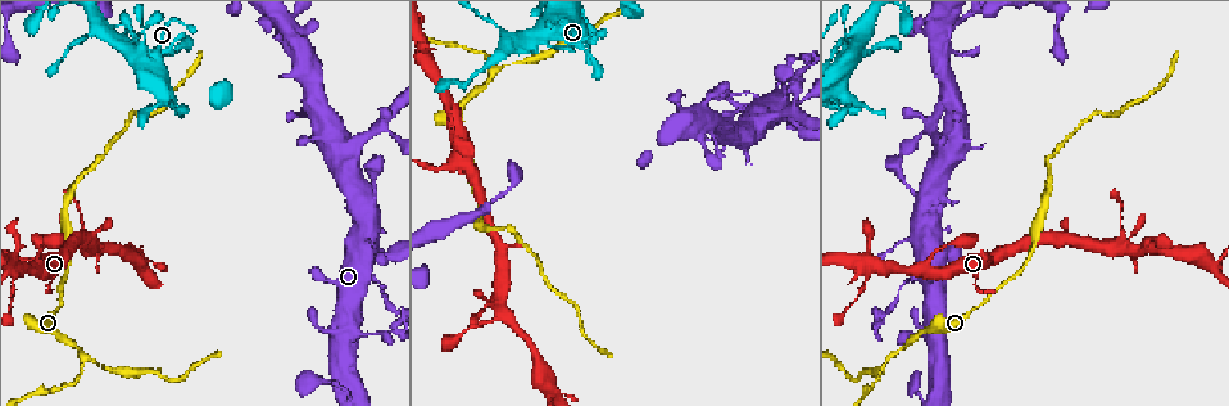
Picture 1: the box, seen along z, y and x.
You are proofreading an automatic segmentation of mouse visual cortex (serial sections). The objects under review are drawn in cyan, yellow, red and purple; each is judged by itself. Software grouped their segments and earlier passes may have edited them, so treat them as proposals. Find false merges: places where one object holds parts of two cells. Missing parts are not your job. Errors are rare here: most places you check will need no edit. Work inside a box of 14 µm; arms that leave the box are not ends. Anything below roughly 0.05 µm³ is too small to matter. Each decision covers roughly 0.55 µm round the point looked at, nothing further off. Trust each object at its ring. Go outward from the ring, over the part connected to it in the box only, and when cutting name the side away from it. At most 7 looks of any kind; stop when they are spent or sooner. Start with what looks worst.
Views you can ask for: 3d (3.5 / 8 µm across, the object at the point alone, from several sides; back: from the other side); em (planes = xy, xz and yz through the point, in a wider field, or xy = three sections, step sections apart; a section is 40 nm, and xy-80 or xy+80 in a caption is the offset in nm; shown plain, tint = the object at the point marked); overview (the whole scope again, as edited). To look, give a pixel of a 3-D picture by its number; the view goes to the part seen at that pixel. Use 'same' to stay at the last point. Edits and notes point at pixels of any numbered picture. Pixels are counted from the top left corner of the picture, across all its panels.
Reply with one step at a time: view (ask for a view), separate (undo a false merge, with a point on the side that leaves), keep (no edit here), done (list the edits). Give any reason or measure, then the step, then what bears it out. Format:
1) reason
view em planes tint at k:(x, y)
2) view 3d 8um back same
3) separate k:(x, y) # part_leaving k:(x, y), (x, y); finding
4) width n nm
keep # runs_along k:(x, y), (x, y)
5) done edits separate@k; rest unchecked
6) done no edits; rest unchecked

sudden change in width
view 3d 3.5um back at 1:(86, 355)

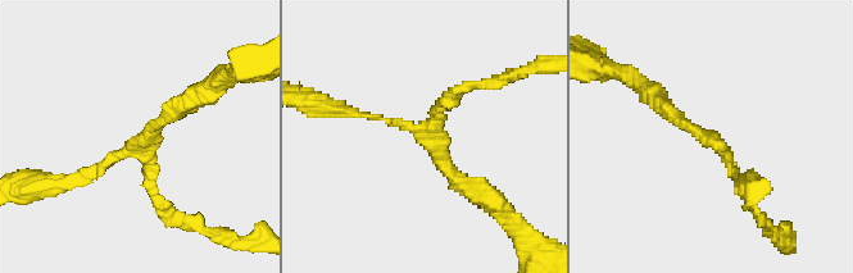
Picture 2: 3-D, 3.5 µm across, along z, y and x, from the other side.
arms 3; arm_widths 100, 150, 200 nm
view em xy step 2 tint at 2:(711, 140)

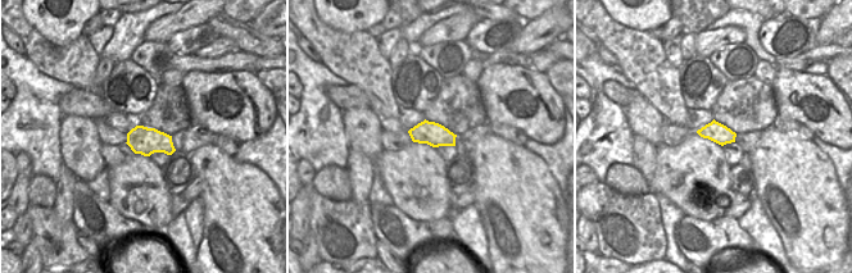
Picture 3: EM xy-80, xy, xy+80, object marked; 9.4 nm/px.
keep # runs_along 2:(476, 191), (416, 128), (357, 112); all the same cell

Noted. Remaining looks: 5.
a narrow waist
view 3d 3.5um at 1:(790, 110)

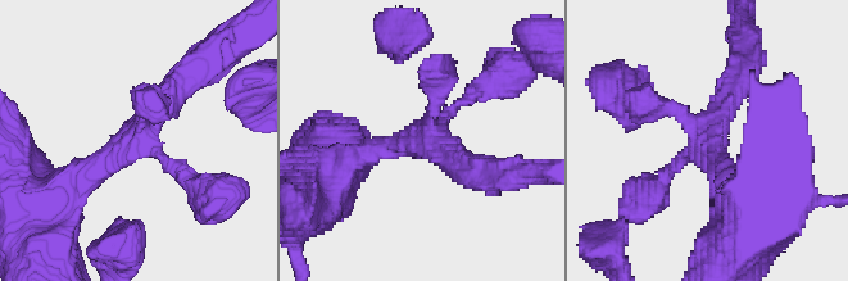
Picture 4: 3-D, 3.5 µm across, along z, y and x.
arms 4; arm_widths 150, 200, 300, 300 nm
view em xy step 1 tint at 4:(710, 142)

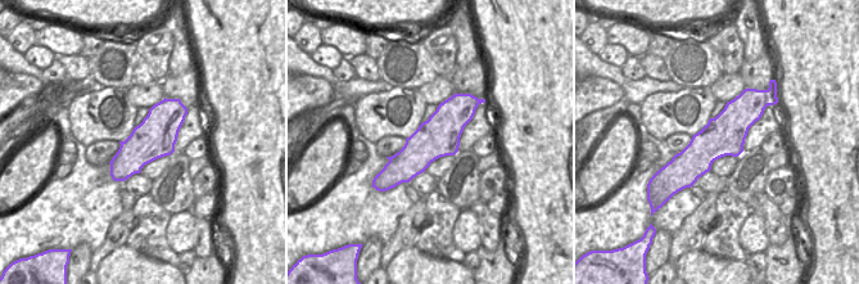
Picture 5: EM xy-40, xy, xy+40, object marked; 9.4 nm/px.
another direction
view em xy step 2 tint same

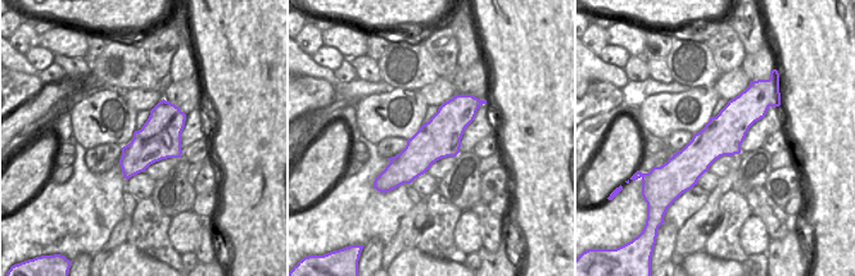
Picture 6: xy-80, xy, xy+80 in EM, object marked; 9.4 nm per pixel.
width 380 nm
keep # runs_along 6:(464, 98), (461, 109), (394, 182); one cell here

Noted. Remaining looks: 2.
branch point
view 3d 3.5um at 1:(500, 309)

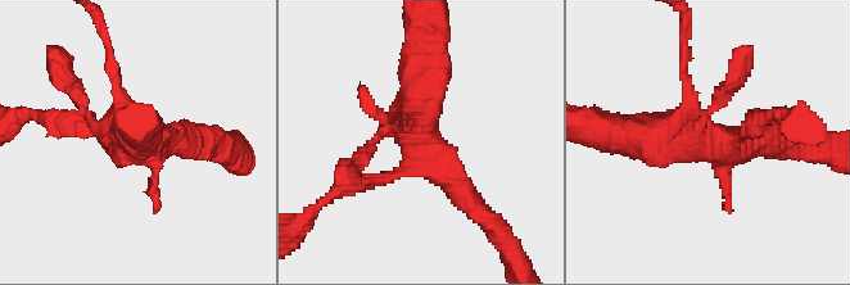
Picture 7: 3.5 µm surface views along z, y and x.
now the EM
view em xy step 2 tint at 7:(714, 142)

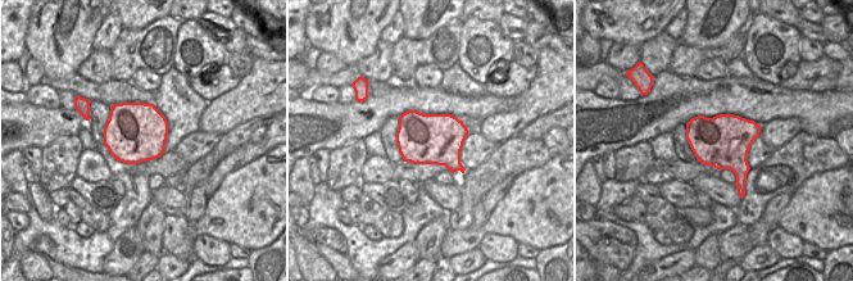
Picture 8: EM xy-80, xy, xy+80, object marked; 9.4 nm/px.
keep # runs_along 7:(425, 44), (414, 139), (461, 191); all the same cell

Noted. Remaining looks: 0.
done no edits; rest unchecked

